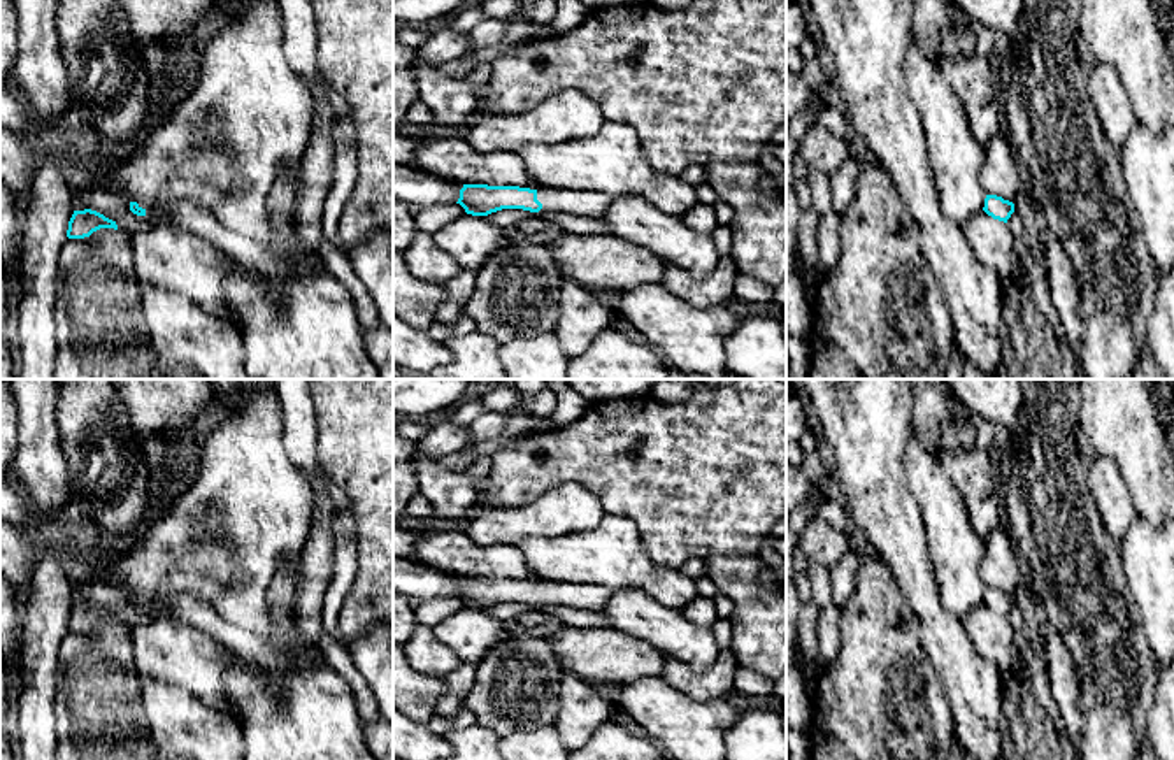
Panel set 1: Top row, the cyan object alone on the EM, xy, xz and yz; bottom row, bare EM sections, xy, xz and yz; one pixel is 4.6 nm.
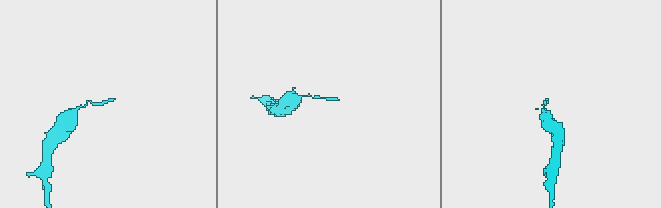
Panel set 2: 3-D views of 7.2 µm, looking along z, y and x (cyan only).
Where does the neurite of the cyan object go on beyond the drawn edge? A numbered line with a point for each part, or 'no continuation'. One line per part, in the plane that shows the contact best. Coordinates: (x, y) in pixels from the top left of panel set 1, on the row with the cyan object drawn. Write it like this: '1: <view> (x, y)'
1: xz (586, 204)

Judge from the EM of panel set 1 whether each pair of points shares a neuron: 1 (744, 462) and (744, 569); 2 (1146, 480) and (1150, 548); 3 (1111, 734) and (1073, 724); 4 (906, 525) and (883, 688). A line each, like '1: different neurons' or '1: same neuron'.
1: different neurons
2: different neurons
3: different neurons
4: different neurons

